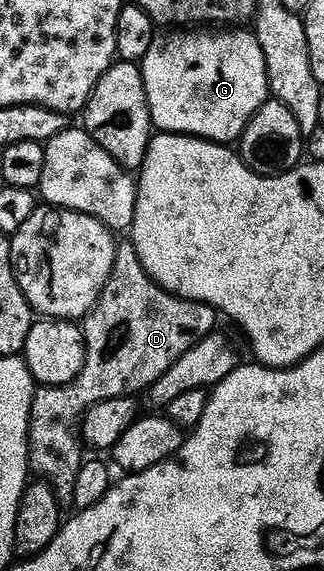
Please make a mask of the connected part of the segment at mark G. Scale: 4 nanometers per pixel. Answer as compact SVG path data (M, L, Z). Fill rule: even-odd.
M175 29L160 34L141 64L147 90L147 104L151 110L152 124L160 132L190 135L212 143L234 144L242 139L249 121L269 98L267 66L257 37L243 29L211 29L198 35L198 30Z

